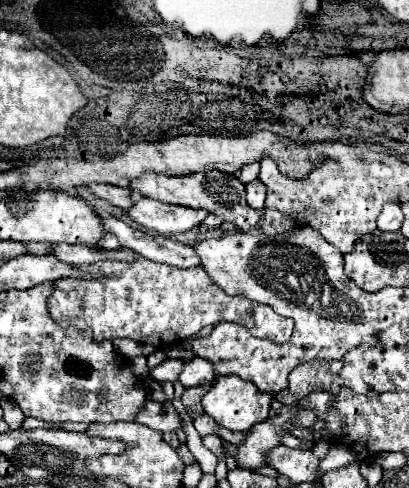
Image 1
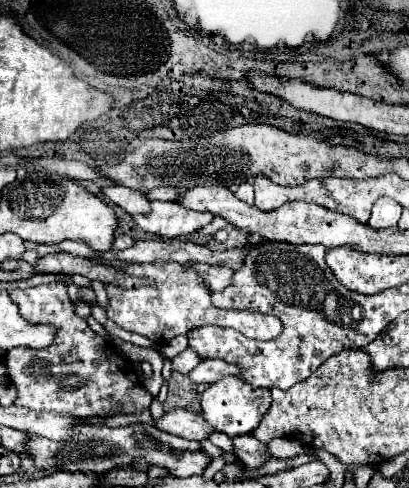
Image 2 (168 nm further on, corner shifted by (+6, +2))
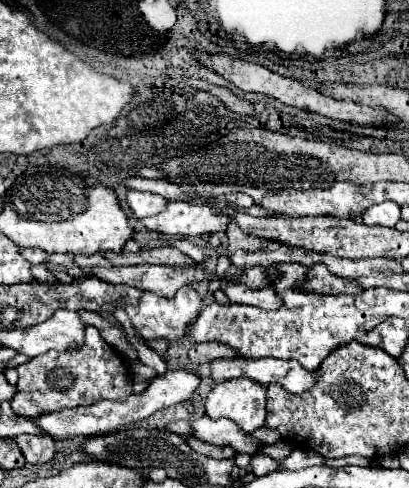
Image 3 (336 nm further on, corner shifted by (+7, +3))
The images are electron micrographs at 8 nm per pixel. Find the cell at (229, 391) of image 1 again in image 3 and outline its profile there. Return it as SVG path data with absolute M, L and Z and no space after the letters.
M249 379L215 383L205 409L211 419L227 417L247 433L253 433L265 423L265 387Z

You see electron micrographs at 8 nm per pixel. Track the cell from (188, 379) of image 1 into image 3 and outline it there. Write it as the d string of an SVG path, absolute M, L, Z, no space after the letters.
M217 359L211 363L211 377L213 381L227 381L235 377L245 377L257 381L261 385L277 383L289 393L303 393L317 381L317 371L303 369L293 359Z

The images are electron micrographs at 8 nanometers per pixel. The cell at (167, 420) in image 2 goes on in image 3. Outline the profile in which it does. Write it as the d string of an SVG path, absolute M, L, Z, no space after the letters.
M207 415L193 421L191 423L193 431L195 431L195 437L197 439L203 439L211 445L229 445L233 447L237 453L249 453L249 455L255 455L259 447L263 447L265 443L257 441L255 437L251 437L249 433L245 433L237 423L229 421L229 419L209 419Z

